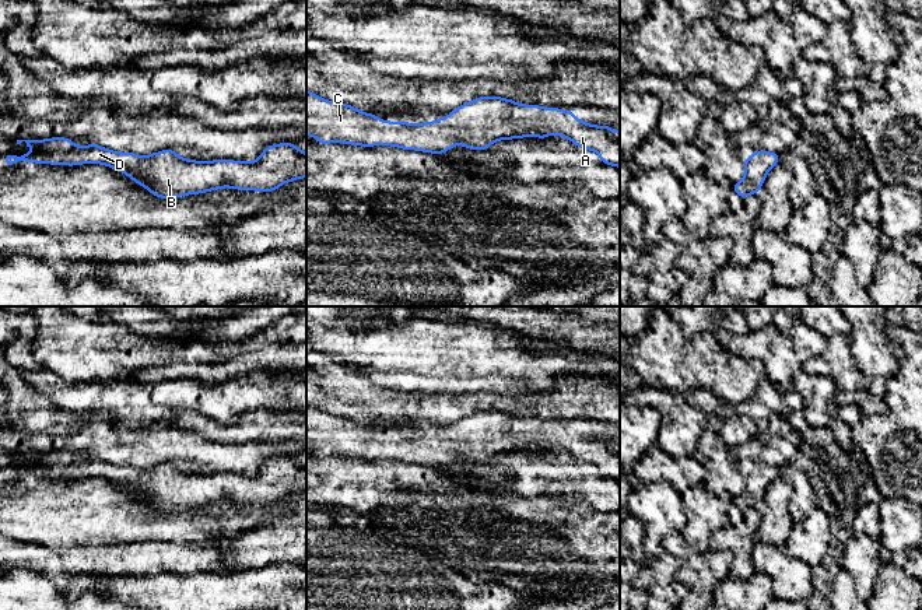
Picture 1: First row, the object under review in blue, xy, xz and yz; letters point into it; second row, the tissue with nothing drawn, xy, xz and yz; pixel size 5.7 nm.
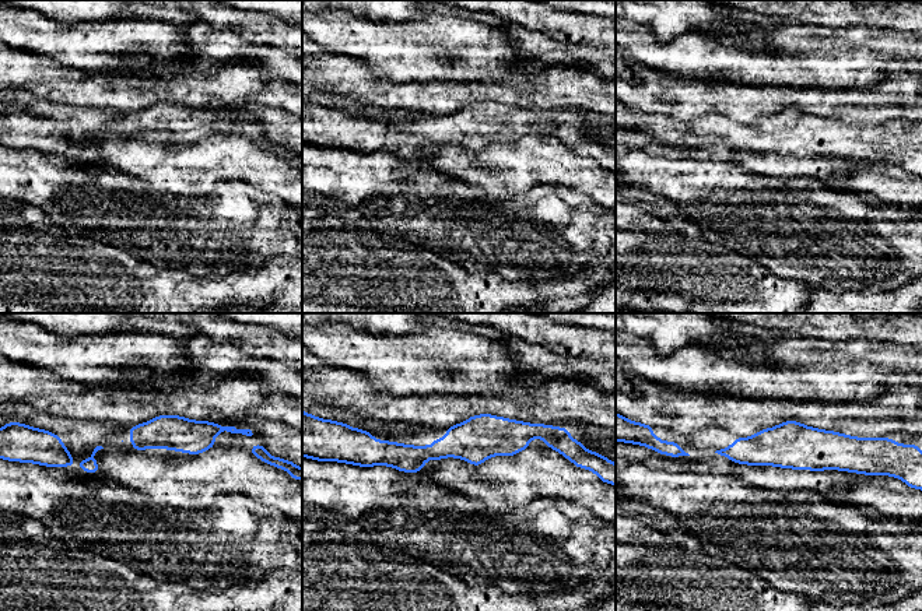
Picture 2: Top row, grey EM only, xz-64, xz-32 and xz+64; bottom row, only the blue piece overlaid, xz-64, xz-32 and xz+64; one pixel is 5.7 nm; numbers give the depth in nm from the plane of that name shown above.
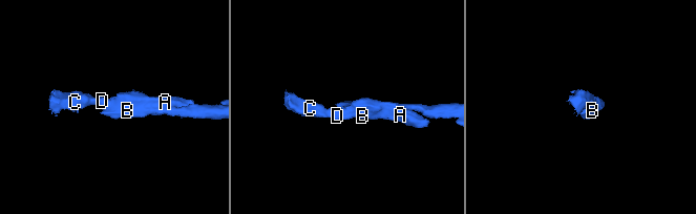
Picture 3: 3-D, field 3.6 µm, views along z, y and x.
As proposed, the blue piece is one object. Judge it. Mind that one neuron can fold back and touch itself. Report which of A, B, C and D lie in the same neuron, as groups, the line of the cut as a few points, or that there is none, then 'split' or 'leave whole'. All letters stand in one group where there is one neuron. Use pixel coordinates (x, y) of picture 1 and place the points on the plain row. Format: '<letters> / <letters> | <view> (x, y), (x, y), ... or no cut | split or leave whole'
A B C D | no cut | leave whole

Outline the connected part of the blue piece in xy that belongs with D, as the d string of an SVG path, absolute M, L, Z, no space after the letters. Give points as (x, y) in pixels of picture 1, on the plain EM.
M70 452L17 453L35 460L29 467L4 469L6 480L21 476L78 478L104 477L125 485L133 495L161 512L204 506L221 501L273 505L283 497L306 491L306 467L295 458L273 458L255 476L235 473L193 474L166 462L146 470L116 466L98 458L76 459Z

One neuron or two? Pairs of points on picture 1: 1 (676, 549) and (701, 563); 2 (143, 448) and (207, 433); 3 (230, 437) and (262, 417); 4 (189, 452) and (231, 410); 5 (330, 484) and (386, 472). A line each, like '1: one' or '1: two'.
1: one
2: two
3: one
4: two
5: one

